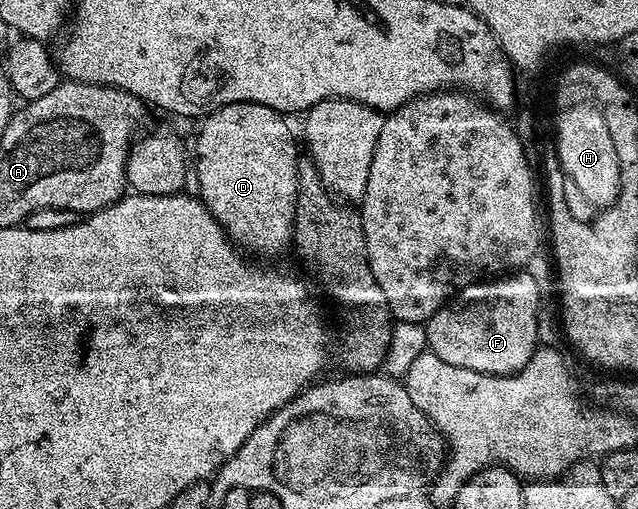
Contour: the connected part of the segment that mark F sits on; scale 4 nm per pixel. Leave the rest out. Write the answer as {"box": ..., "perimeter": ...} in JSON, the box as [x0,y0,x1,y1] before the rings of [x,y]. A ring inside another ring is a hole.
{"box":[425,272,540,374],"perimeter":[[[514,272],[464,287],[425,323],[429,353],[440,356],[440,360],[448,364],[456,364],[456,368],[472,368],[472,372],[515,374],[523,370],[540,346],[538,297],[539,288],[525,272]]]}

